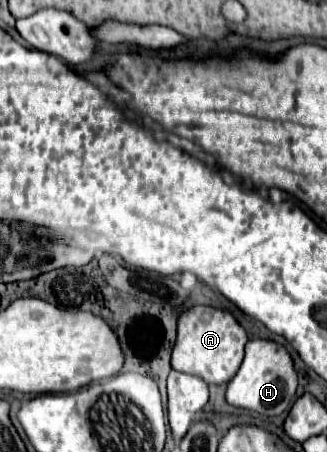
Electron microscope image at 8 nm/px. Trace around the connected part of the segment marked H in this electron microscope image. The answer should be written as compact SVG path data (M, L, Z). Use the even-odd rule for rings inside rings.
M251 339L245 345L245 359L237 371L237 377L227 385L227 401L235 407L247 407L251 411L257 411L257 415L271 419L281 415L289 407L291 399L295 397L295 389L297 373L289 351L275 341Z

